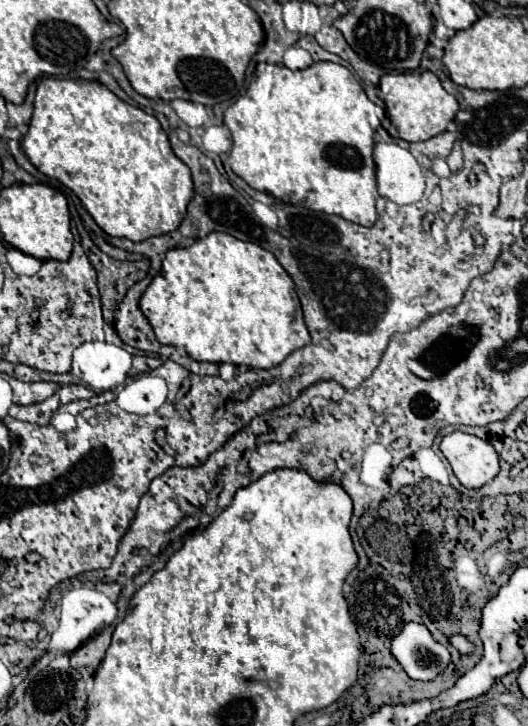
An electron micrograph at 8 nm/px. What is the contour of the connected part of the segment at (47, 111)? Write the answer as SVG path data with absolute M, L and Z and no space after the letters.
M42 78L22 150L42 174L62 182L78 196L82 206L106 234L128 238L132 242L176 230L194 196L190 168L172 152L168 134L162 130L160 122L142 108L126 104L104 84L94 80Z

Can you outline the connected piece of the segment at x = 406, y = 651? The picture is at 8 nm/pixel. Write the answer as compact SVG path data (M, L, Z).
M414 622L392 640L392 656L414 680L434 680L450 662L446 646L438 644L426 626Z

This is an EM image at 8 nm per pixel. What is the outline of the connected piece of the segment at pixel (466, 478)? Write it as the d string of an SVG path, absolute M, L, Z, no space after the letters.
M466 432L446 434L440 450L450 462L454 476L466 488L482 488L500 470L498 454L492 444Z

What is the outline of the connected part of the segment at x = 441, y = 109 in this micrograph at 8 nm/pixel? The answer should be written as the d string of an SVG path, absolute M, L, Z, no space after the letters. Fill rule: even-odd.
M408 72L408 74L387 73L380 79L380 90L384 100L386 114L391 126L387 130L393 138L406 142L422 142L434 138L446 130L446 124L454 120L460 110L458 100L448 94L438 76L432 72Z

